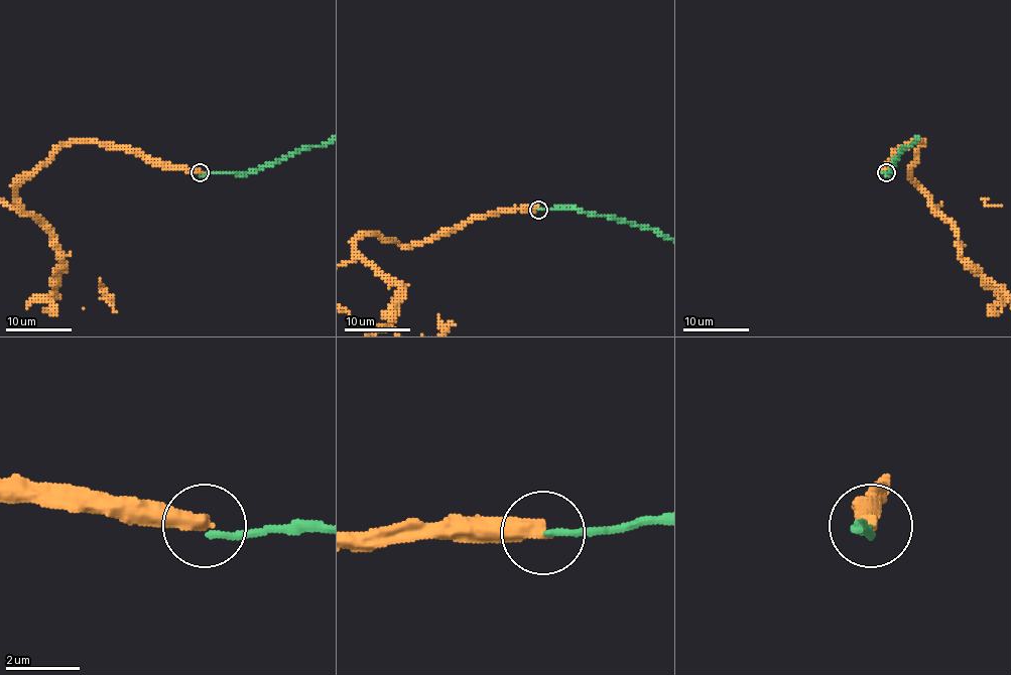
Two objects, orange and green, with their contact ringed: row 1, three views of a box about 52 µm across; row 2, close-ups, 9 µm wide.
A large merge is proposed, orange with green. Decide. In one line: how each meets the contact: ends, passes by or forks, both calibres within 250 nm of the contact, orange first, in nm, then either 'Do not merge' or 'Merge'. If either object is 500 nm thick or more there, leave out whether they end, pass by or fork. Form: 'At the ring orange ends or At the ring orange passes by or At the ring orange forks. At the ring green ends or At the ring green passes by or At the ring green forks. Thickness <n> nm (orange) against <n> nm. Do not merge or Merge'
At the ring orange ends. At the ring green ends. Thickness 480 nm (orange) against 170 nm. Do not merge

